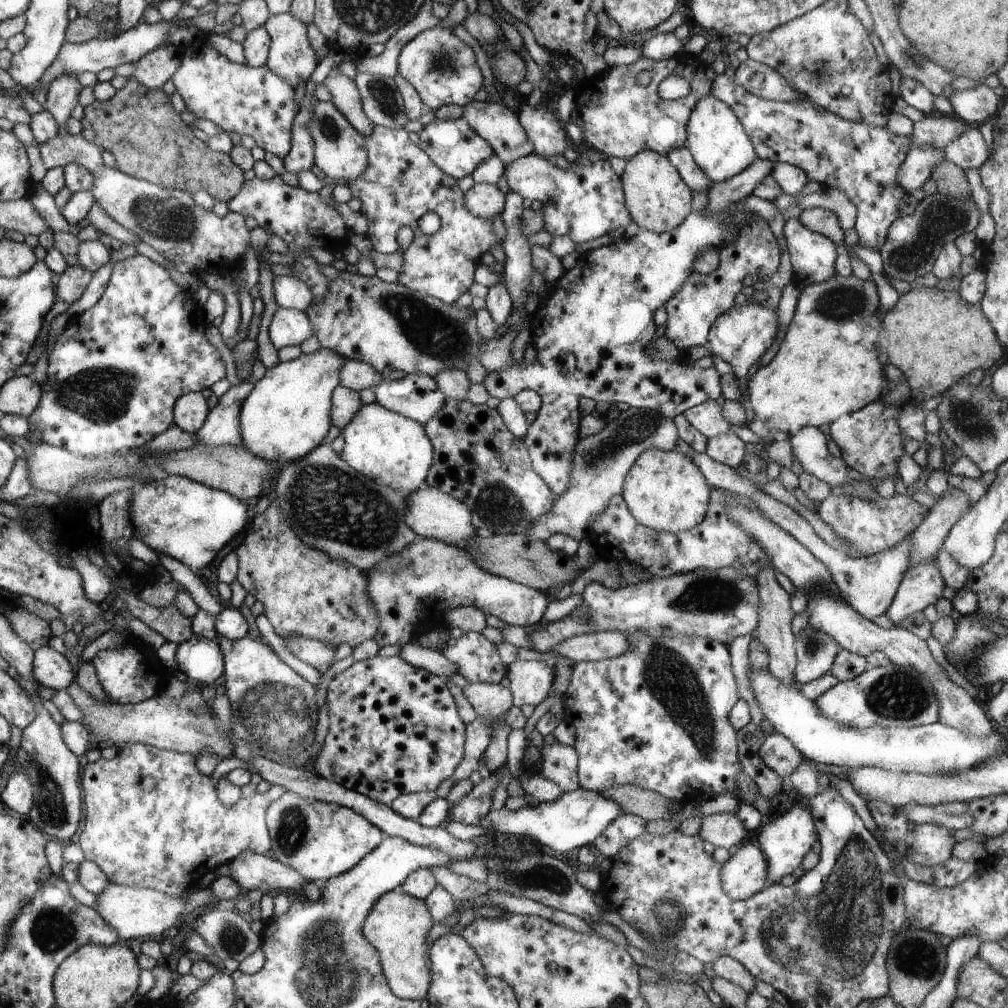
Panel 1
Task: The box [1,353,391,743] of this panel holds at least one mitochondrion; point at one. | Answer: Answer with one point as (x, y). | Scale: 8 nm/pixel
(104, 394)

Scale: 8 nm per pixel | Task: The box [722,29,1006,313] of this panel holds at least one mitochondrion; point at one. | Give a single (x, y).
(940, 221)

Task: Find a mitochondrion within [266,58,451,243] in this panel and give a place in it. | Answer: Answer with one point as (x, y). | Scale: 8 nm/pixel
(381, 91)

